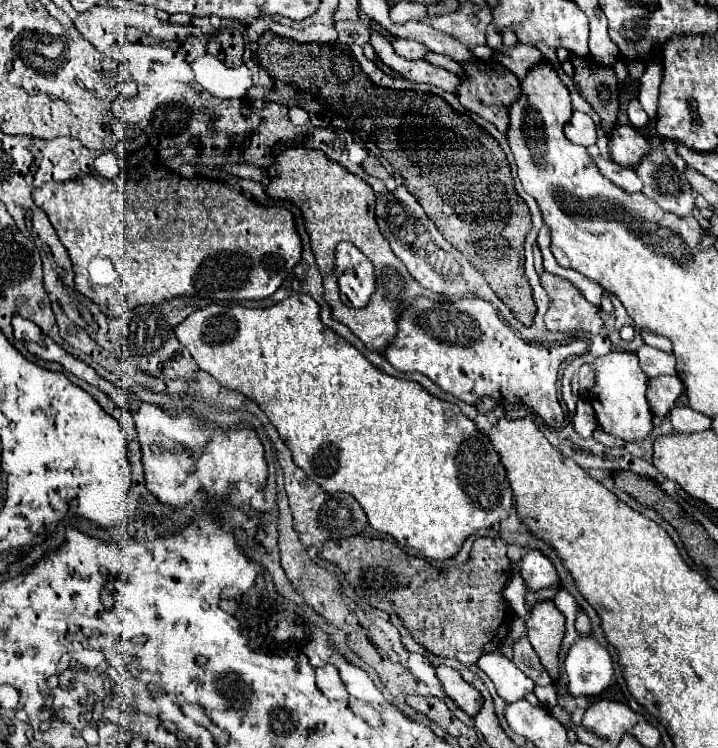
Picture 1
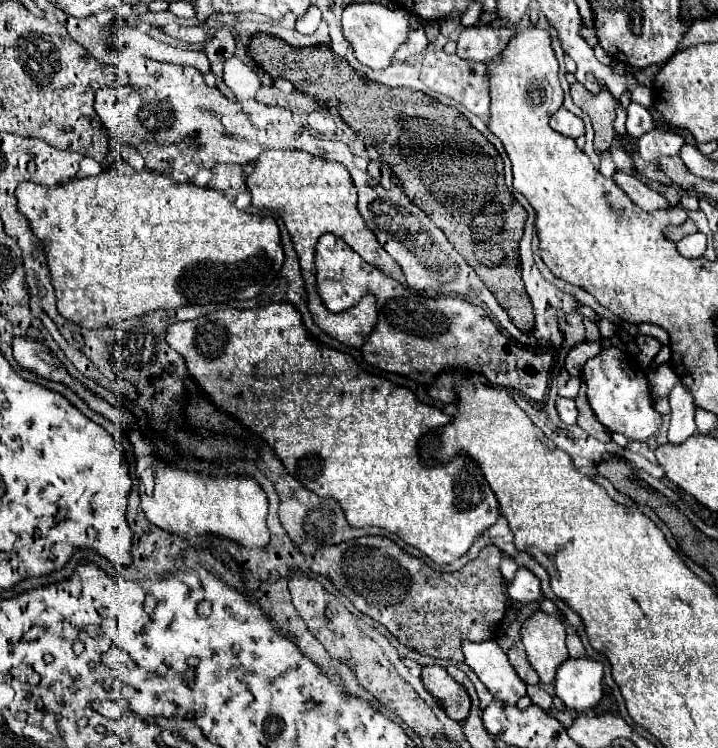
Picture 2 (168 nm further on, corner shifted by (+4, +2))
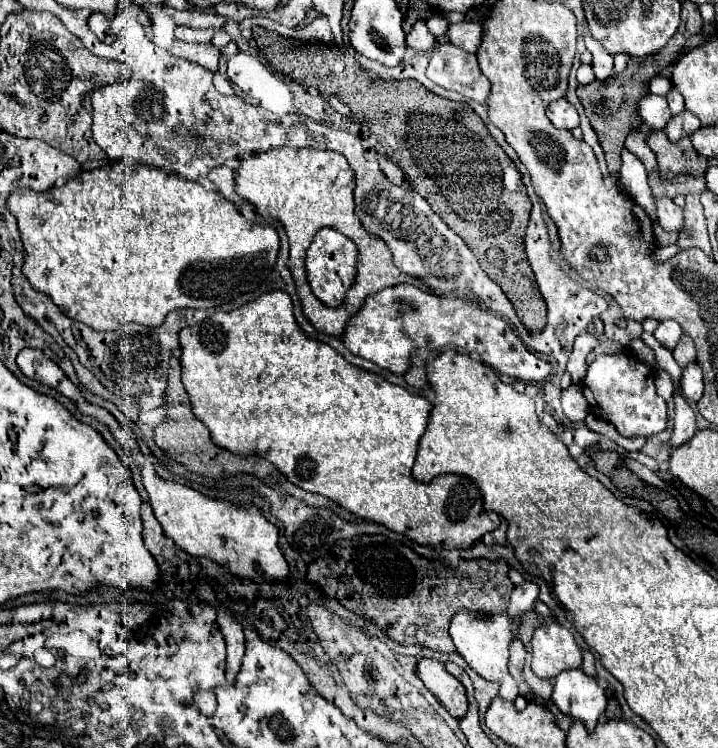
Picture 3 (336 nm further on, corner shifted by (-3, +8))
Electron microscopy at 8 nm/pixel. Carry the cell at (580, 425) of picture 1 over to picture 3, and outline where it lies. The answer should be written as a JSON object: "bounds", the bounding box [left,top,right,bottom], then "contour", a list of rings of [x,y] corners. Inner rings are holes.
{"bounds":[562,384,588,422],"contour":[[[570,384],[566,390],[562,390],[562,408],[564,414],[574,422],[582,422],[588,414],[588,404],[582,394],[582,388],[578,384]]]}

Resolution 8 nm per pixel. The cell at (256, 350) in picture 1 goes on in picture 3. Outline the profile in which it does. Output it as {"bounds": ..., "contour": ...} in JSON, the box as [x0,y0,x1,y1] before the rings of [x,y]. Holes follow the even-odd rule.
{"bounds":[180,290,500,548],"contour":[[[274,290],[274,292],[266,292],[260,298],[252,300],[232,310],[232,312],[216,312],[210,318],[202,320],[196,326],[188,326],[180,332],[180,346],[182,346],[182,356],[180,356],[180,364],[182,364],[182,384],[184,390],[188,392],[190,404],[192,404],[192,412],[194,416],[208,428],[210,438],[216,446],[238,454],[238,456],[260,456],[270,460],[290,482],[294,482],[296,486],[300,486],[302,490],[308,492],[316,492],[322,494],[326,498],[330,498],[332,502],[340,504],[342,508],[346,508],[348,512],[364,518],[364,520],[372,520],[376,524],[384,524],[386,528],[400,532],[404,536],[408,536],[410,540],[424,544],[424,546],[434,546],[434,548],[470,548],[474,546],[486,532],[492,532],[500,526],[500,518],[488,516],[482,508],[482,498],[480,492],[476,490],[476,486],[472,484],[472,480],[456,476],[456,474],[444,474],[434,478],[430,484],[420,484],[412,478],[412,464],[414,464],[414,452],[418,450],[418,440],[426,430],[426,422],[428,422],[428,414],[432,410],[432,404],[416,394],[410,394],[408,390],[404,390],[402,386],[390,384],[388,380],[384,380],[378,374],[370,374],[366,370],[360,370],[352,364],[348,364],[334,348],[330,348],[328,344],[322,344],[318,340],[308,338],[300,326],[294,320],[292,314],[292,300],[286,292],[282,290]]]}

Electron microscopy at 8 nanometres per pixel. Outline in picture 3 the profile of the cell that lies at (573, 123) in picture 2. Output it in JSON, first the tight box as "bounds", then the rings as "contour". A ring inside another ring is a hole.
{"bounds":[546,98,580,130],"contour":[[[566,98],[550,102],[546,108],[546,116],[556,128],[564,128],[564,130],[572,130],[580,124],[580,116],[576,108]]]}

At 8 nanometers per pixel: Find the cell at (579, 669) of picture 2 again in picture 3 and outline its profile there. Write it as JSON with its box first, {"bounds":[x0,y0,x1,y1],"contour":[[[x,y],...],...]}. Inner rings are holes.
{"bounds":[552,668,606,732],"contour":[[[580,668],[566,670],[554,678],[552,702],[562,714],[582,722],[588,732],[594,732],[600,714],[606,710],[604,690],[594,678],[584,676]]]}

